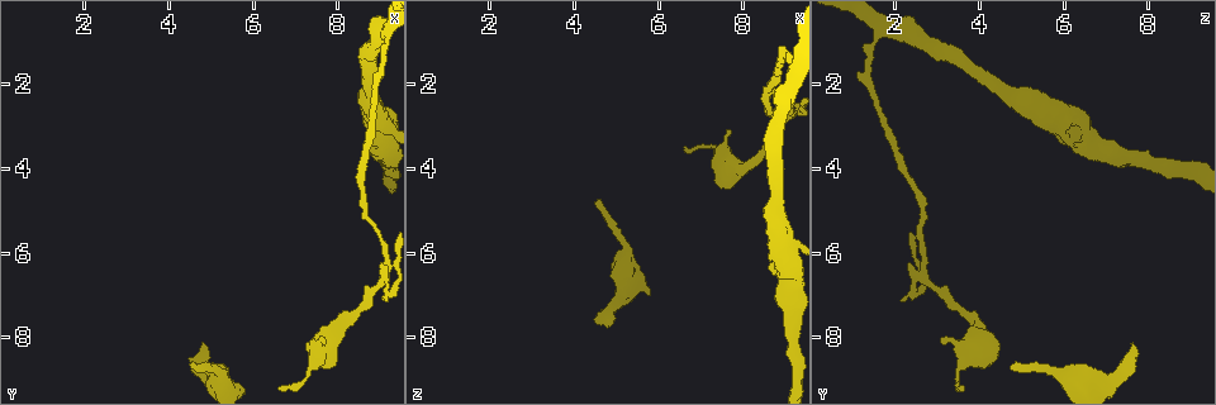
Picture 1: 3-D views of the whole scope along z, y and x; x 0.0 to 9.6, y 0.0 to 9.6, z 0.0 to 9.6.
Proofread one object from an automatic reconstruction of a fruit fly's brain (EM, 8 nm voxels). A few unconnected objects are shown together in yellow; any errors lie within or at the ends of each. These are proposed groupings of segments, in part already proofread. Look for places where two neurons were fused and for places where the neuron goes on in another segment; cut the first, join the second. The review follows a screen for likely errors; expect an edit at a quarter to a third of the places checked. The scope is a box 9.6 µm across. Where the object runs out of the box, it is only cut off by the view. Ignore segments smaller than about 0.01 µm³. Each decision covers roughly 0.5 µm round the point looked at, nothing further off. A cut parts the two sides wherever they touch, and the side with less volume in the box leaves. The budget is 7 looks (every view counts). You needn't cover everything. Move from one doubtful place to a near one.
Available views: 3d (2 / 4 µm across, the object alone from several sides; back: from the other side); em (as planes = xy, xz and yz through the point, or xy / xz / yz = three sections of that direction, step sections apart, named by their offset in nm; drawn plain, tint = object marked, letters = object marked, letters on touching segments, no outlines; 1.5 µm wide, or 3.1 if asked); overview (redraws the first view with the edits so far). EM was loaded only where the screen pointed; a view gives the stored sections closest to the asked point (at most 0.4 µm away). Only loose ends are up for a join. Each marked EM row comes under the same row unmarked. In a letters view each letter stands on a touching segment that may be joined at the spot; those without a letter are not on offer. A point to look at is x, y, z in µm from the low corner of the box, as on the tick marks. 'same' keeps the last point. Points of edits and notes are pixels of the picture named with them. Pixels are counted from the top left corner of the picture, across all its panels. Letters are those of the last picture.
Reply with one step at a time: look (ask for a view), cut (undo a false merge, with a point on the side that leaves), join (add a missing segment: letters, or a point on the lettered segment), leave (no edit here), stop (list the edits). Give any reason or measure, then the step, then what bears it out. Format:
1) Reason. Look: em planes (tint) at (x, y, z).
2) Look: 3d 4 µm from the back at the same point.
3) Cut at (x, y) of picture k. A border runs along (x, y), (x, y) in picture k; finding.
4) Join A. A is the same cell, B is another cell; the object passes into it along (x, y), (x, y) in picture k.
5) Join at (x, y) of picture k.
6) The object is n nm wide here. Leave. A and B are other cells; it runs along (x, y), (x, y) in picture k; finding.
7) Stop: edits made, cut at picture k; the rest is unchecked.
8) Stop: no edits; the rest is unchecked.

Branch stops here. Look: 3d 4 µm at (7.65, 8.20, 3.15).

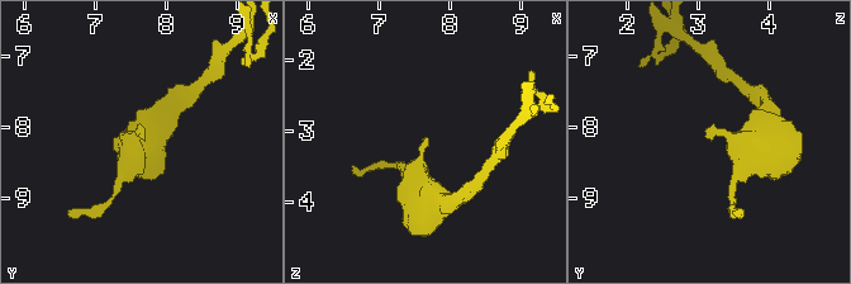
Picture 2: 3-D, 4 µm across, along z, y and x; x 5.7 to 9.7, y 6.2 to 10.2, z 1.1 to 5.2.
Now the EM. Look: em planes (letters) at (7.65, 8.15, 3.10).

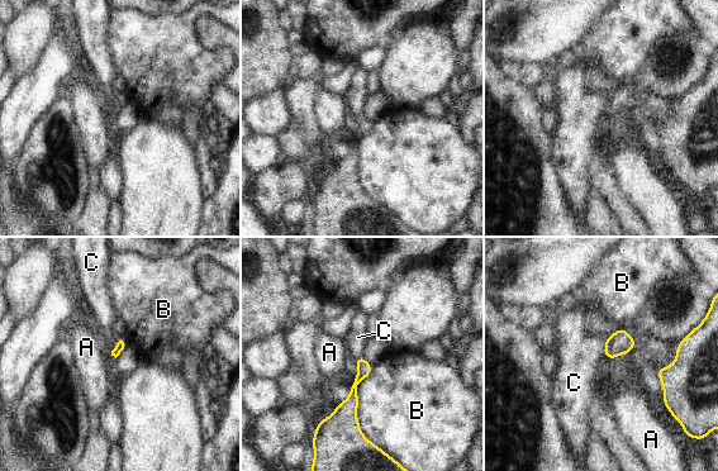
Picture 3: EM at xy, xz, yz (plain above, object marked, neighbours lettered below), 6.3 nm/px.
Leave. A, B and C are other cells; a border runs along (605, 338), (602, 355) in picture 3; no lettered segment goes on from it.

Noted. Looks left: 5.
An open end. Look: em yz step 8 (letters) at (9.15, 7.10, 2.15).

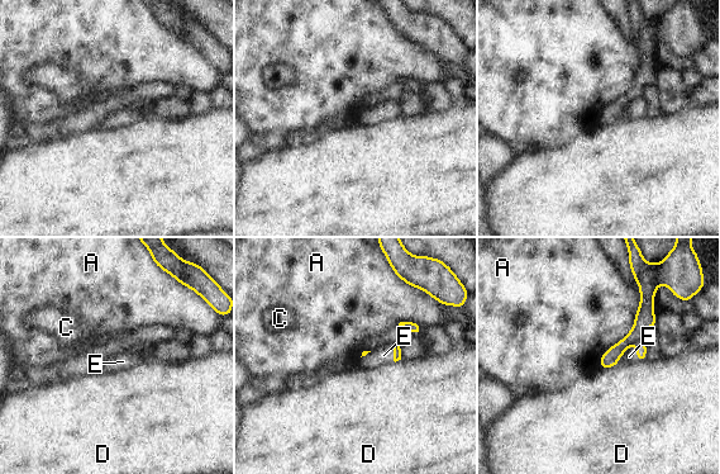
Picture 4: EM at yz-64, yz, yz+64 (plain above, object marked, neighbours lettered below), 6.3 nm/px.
Look: em planes (letters) at the same point.

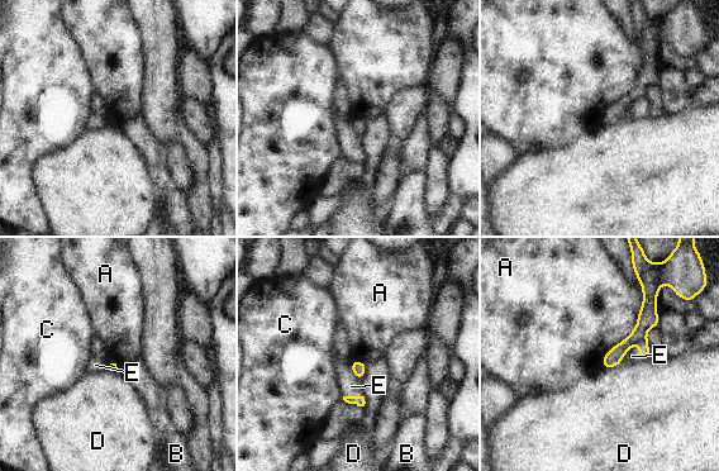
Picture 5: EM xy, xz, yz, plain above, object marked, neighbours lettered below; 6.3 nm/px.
Join E. E is the same cell, A, B, C and D are other cells; the object passes into it along (647, 318), (627, 351), (632, 356) in picture 5; it goes on there.

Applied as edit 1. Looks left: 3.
Stop: edits made, join at picture 5; the rest is unchecked.

